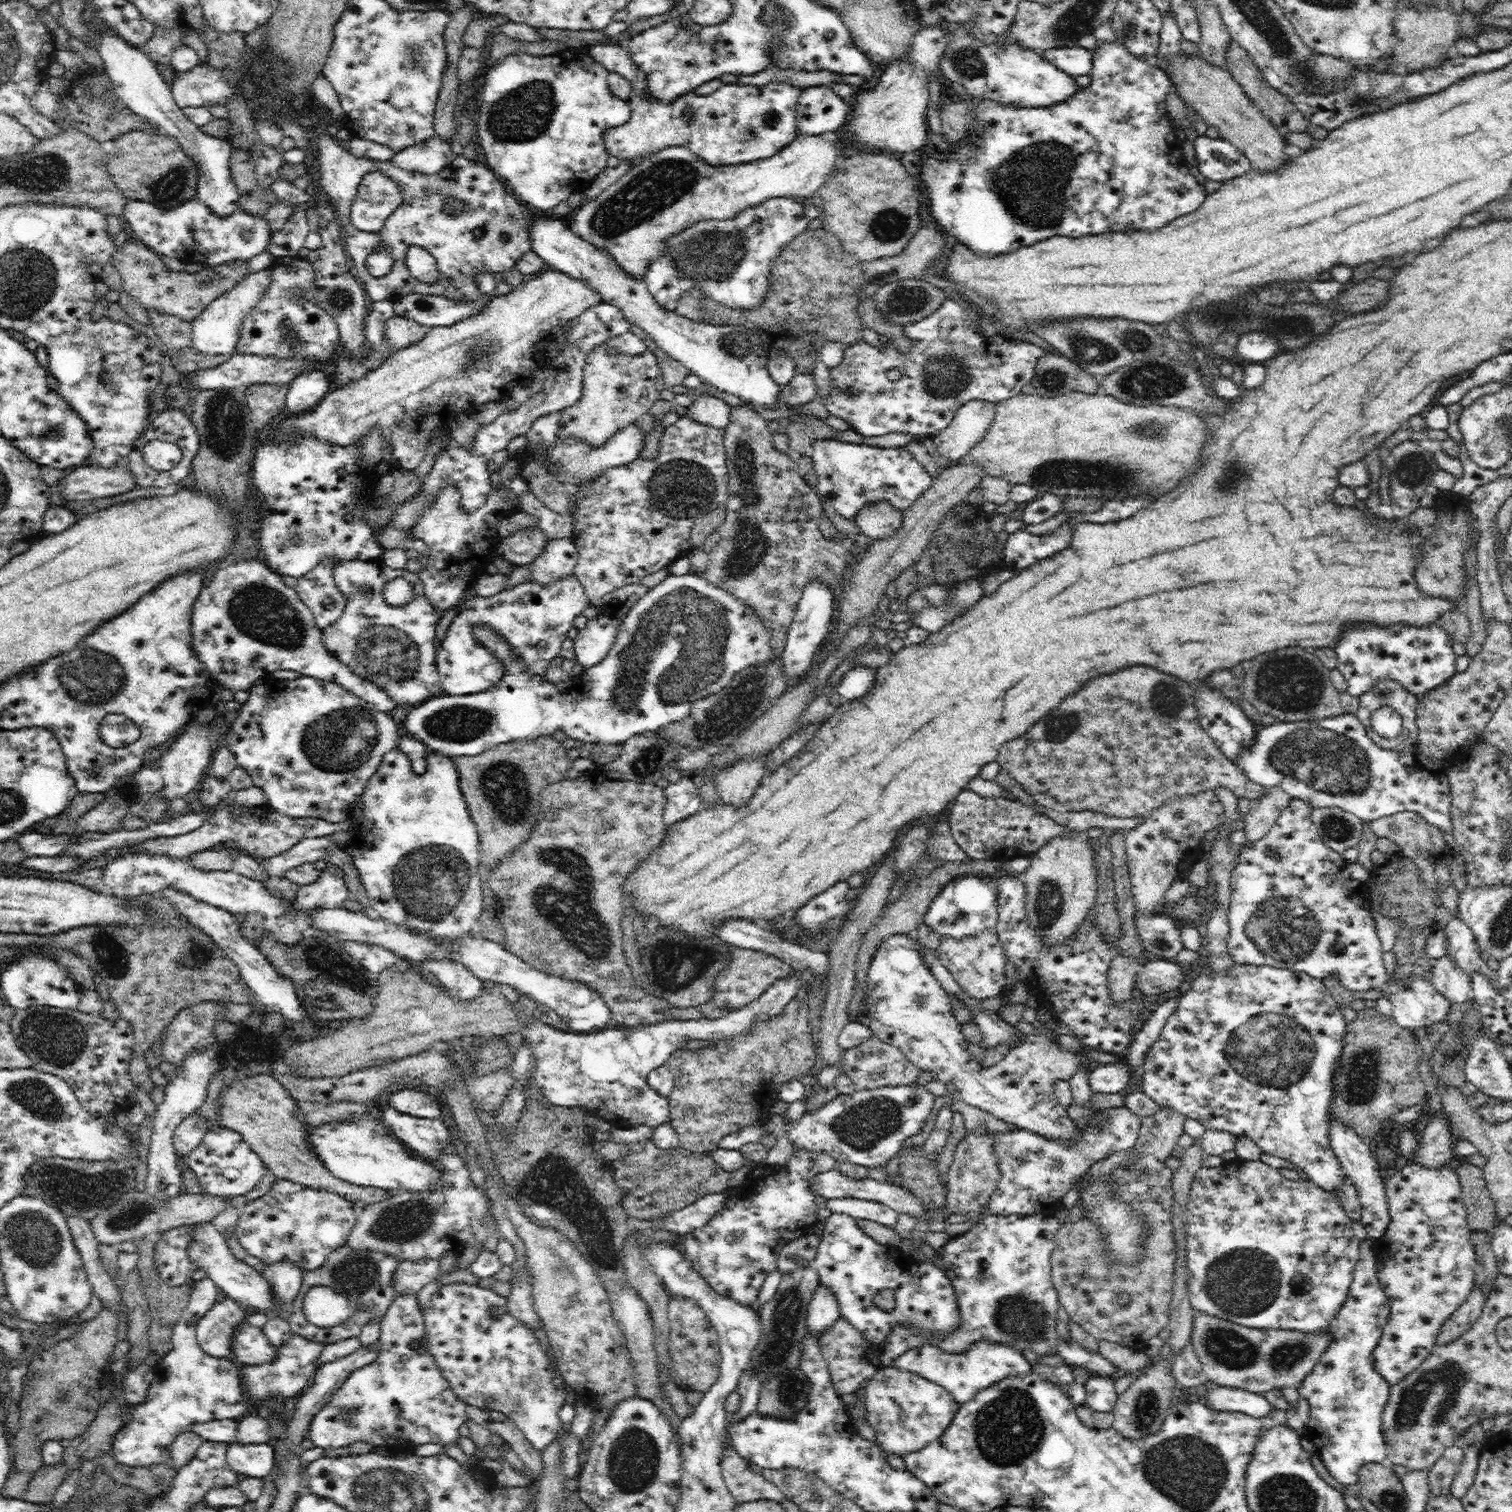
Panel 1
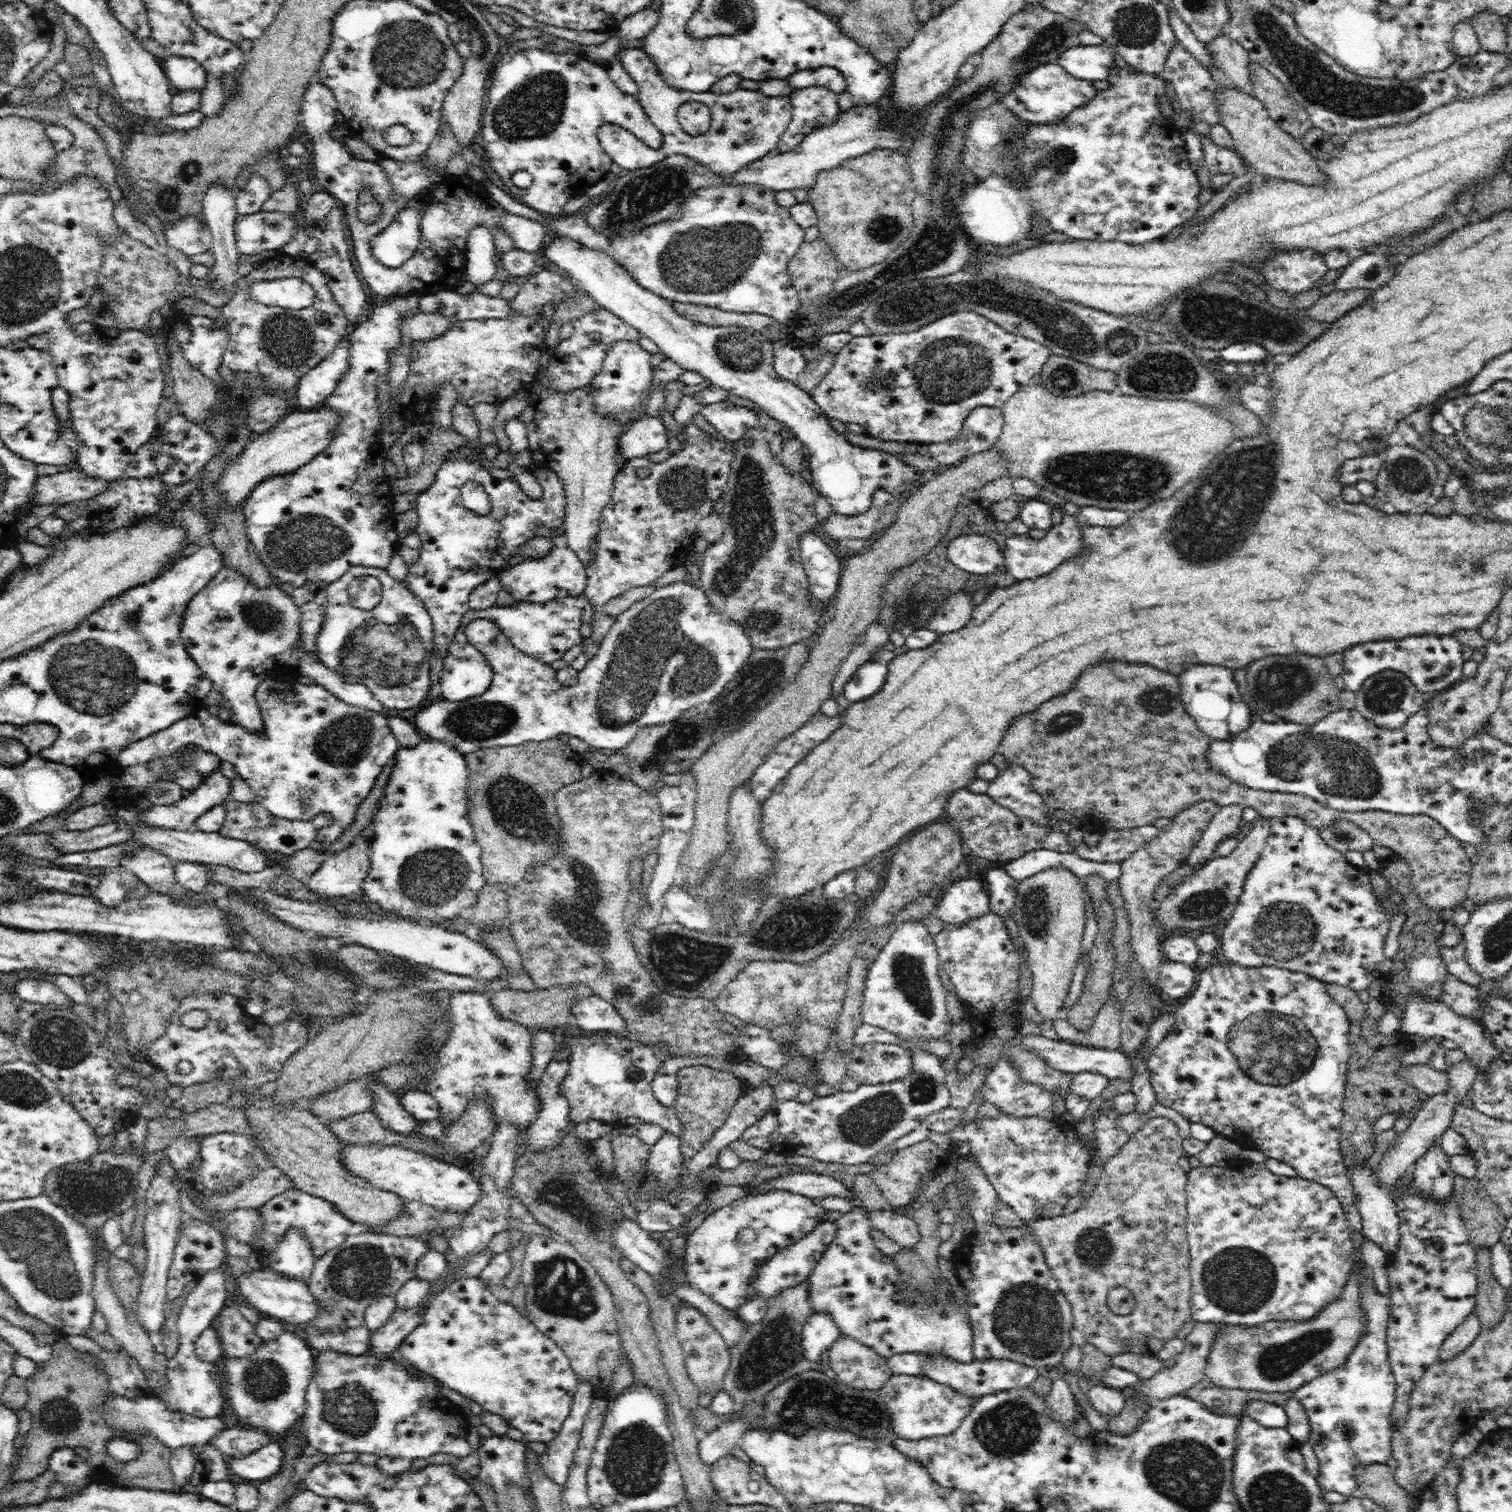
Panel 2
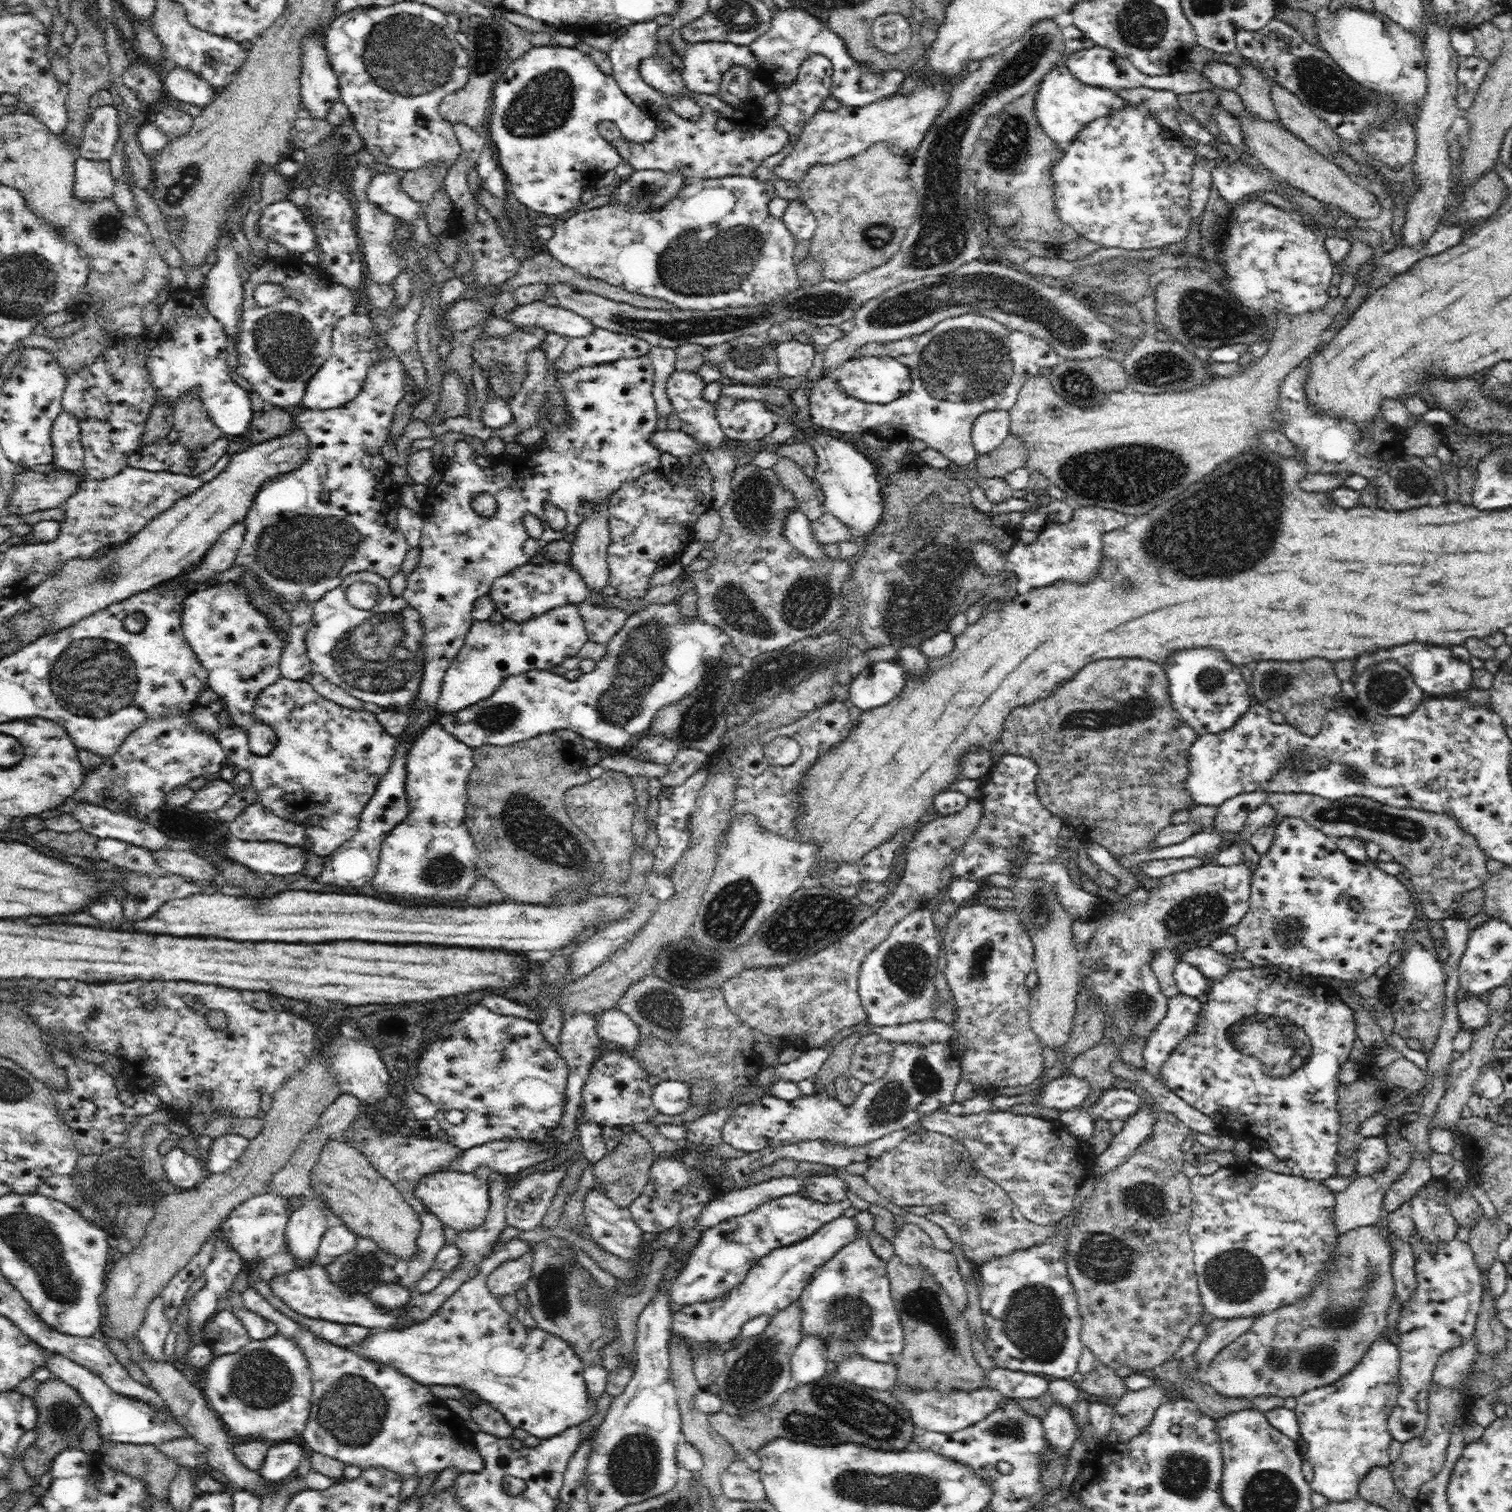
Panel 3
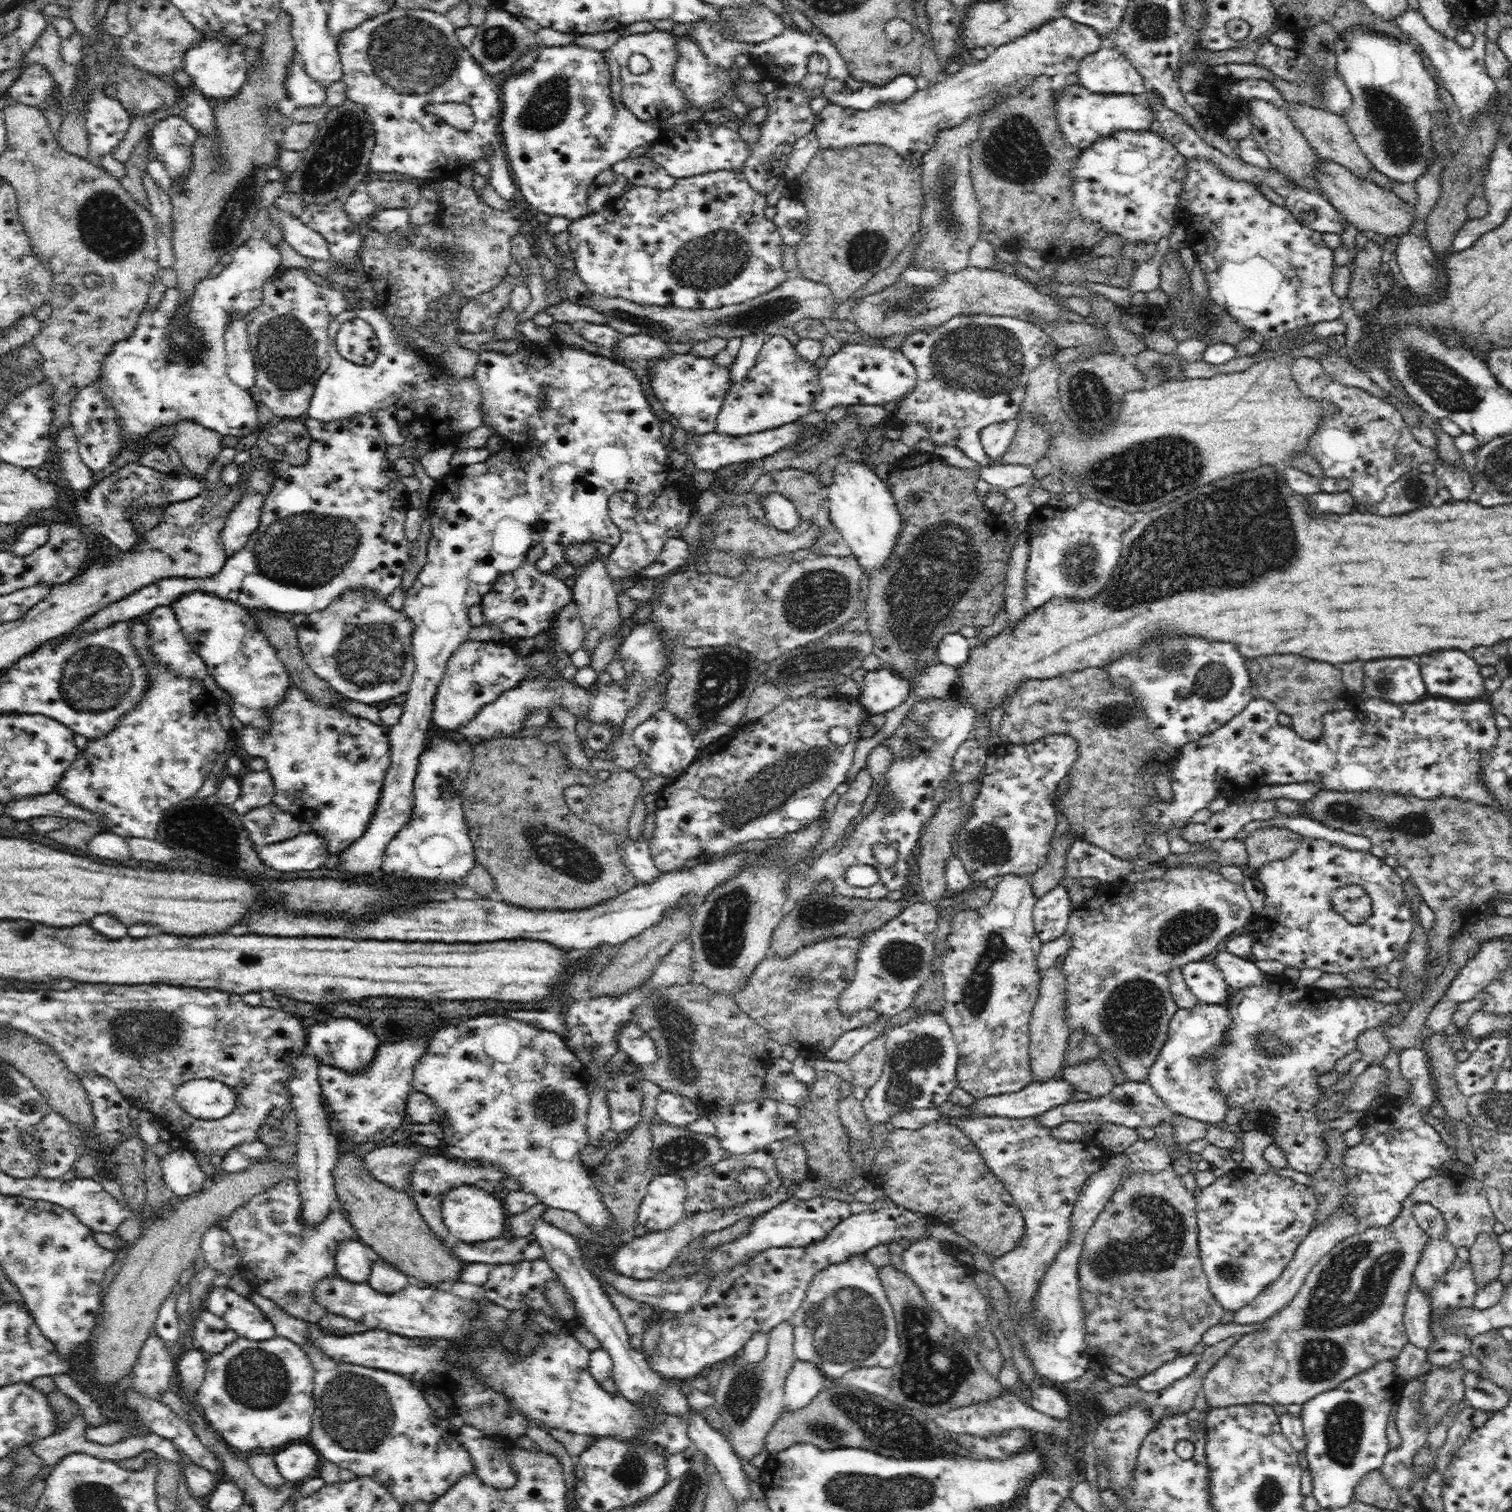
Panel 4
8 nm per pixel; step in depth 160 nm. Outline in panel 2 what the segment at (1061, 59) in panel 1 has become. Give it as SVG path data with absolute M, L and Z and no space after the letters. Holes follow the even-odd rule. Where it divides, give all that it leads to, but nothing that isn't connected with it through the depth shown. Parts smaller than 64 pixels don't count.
M1108 44L1070 47L1056 60L1060 66L1079 79L1088 81L1106 79L1107 72L1114 68L1115 49Z

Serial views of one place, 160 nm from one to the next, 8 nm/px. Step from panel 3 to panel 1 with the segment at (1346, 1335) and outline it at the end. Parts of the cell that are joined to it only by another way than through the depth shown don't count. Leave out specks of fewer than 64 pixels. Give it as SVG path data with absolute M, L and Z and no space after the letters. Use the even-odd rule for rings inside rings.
M1196 1310L1192 1322L1191 1342L1202 1363L1206 1381L1263 1393L1274 1388L1297 1388L1314 1370L1322 1352L1333 1338L1330 1328L1326 1332L1307 1334L1282 1329L1250 1328L1217 1316Z

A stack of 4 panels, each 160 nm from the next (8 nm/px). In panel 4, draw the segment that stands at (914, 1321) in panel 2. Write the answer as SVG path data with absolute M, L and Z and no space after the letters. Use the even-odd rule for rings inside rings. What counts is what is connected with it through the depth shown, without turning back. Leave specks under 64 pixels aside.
M865 1253L854 1254L846 1262L830 1264L828 1268L818 1271L807 1288L802 1306L796 1310L790 1323L793 1326L793 1351L797 1360L813 1362L824 1377L832 1376L830 1380L840 1380L845 1372L856 1368L878 1366L891 1369L901 1349L897 1320L882 1286L879 1269L867 1259Z

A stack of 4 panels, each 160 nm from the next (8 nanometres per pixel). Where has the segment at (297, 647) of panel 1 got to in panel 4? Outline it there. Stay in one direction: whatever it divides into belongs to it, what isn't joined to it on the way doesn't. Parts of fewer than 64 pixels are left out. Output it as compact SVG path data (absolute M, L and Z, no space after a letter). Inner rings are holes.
M190 592L174 600L171 606L190 647L202 657L208 667L211 688L214 691L226 690L228 692L232 714L244 723L244 726L258 726L262 732L268 732L271 725L269 708L274 708L280 700L284 700L292 684L285 664L278 660L276 650L258 627L251 611L230 600L220 599L216 595L204 592Z

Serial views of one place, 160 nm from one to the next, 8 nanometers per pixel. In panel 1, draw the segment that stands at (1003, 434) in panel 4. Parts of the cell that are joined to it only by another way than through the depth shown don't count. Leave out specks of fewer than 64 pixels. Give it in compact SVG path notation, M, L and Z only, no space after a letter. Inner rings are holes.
M970 400L962 404L952 422L941 434L932 437L935 450L948 458L947 466L951 467L965 460L970 448L984 438L994 420L995 404L987 400Z

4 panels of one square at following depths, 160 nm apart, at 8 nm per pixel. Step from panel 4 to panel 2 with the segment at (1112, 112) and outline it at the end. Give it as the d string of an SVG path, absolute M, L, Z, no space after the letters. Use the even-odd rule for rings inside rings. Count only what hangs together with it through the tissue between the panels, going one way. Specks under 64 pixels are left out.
M1050 62L1040 64L1038 68L1018 78L1000 102L1010 108L1018 119L1029 124L1052 125L1060 119L1066 119L1076 108L1086 107L1097 96L1097 92L1091 81L1076 78L1057 62Z

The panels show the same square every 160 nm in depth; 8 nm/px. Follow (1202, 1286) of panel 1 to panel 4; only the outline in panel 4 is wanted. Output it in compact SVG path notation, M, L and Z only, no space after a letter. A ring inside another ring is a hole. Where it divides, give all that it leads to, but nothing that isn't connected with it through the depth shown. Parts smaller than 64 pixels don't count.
M1240 1164L1232 1172L1224 1176L1217 1177L1210 1186L1197 1188L1193 1194L1196 1202L1196 1223L1198 1223L1198 1246L1202 1270L1206 1273L1210 1291L1214 1294L1214 1299L1224 1307L1224 1310L1234 1310L1235 1312L1246 1305L1249 1305L1262 1291L1268 1288L1279 1276L1288 1263L1293 1259L1297 1246L1304 1240L1309 1232L1314 1228L1315 1214L1318 1210L1318 1198L1314 1197L1314 1188L1296 1183L1290 1178L1282 1177L1274 1173L1260 1175L1240 1167Z

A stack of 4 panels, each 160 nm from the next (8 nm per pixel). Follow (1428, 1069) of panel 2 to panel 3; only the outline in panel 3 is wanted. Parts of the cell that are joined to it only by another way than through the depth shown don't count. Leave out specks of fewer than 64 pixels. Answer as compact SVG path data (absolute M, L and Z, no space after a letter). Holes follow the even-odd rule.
M1405 1057L1400 1058L1384 1068L1384 1076L1388 1084L1398 1086L1408 1094L1416 1095L1418 1092L1424 1092L1425 1085L1428 1081L1428 1072L1420 1070L1412 1061Z

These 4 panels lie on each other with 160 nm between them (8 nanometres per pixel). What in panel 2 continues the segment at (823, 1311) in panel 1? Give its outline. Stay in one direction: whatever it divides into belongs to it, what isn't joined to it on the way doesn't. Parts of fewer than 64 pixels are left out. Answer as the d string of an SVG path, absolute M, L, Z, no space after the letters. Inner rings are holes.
M812 1312L804 1323L802 1349L806 1360L824 1363L825 1355L836 1343L841 1330L827 1312Z

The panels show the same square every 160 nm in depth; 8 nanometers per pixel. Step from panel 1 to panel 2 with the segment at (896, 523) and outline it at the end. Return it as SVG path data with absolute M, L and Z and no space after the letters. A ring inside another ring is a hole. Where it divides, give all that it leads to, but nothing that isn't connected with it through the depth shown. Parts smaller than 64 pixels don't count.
M886 489L877 490L873 494L872 502L862 514L858 516L844 516L832 514L821 523L817 530L830 542L844 543L850 538L867 539L880 530L888 529L896 520L902 501L888 493Z

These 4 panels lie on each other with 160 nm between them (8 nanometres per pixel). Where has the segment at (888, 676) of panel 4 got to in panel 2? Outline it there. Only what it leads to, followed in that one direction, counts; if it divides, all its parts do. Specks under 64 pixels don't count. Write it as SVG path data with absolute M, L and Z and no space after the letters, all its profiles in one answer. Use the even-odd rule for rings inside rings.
M874 660L864 662L846 681L843 694L852 703L870 698L884 686L886 676L888 676L888 664L880 664Z

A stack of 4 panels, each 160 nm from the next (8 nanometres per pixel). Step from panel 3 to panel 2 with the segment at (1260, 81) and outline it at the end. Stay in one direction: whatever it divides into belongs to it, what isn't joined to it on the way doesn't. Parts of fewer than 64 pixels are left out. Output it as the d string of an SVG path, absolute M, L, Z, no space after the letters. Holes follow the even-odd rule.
M1227 33L1216 36L1205 46L1208 53L1212 55L1213 64L1230 78L1232 86L1250 92L1248 64L1251 60L1248 51Z

